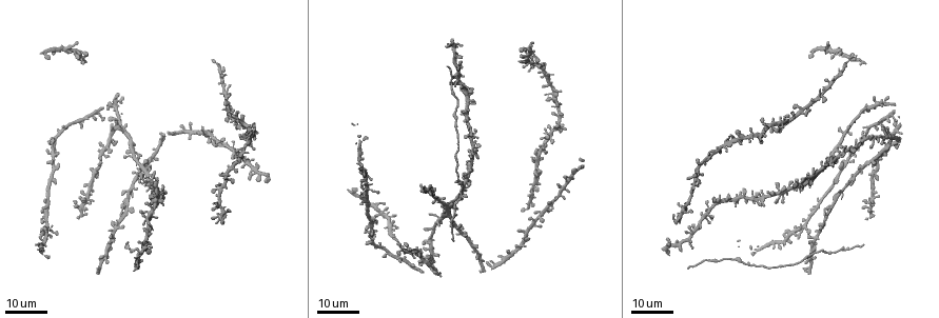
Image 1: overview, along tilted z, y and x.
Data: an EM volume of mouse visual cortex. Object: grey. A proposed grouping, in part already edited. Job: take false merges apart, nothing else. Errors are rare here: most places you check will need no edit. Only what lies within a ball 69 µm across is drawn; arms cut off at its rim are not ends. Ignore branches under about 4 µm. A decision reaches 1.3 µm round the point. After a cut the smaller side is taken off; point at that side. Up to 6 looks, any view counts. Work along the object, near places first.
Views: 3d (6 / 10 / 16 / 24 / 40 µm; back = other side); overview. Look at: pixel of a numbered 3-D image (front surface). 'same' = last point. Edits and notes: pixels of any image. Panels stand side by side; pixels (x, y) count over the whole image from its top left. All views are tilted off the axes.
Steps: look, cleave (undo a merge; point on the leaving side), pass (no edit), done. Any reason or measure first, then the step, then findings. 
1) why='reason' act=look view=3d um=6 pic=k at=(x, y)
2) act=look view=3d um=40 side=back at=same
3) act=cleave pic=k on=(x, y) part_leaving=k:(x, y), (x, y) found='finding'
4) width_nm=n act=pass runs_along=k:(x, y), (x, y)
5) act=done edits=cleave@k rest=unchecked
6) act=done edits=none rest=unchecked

why='four-way junction' act=look view=3d um=16 pic=1 at=(816, 235)

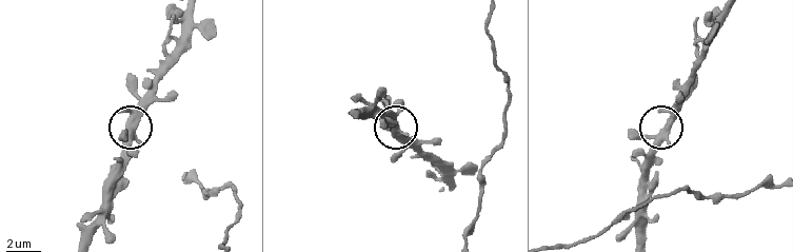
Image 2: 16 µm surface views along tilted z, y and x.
act=look view=3d um=6 pic=2 at=(661, 130)

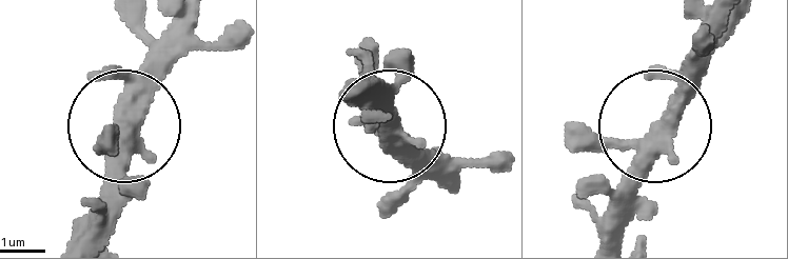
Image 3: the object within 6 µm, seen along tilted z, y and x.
side_arm_um=10 act=pass found='all the same neuron'

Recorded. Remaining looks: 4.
why='three-way junction' act=look view=3d um=24 pic=1 at=(544, 206)

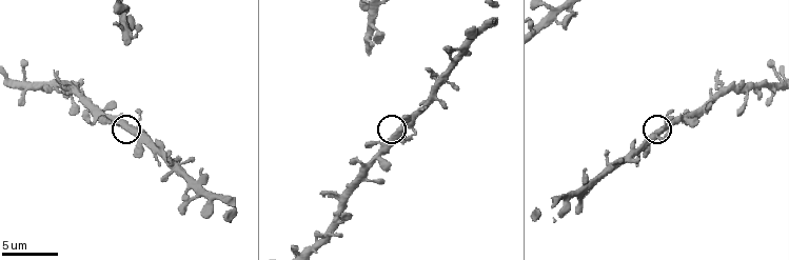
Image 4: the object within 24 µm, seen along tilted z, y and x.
act=look view=3d um=10 pic=4 at=(661, 130)

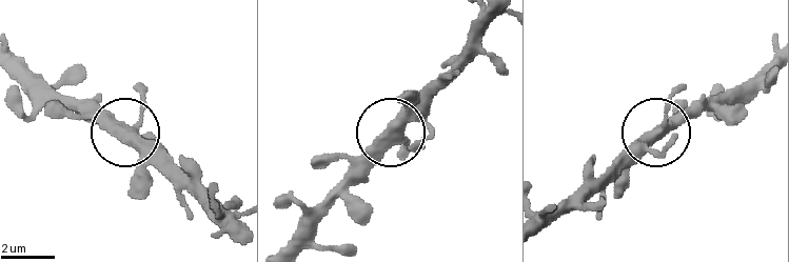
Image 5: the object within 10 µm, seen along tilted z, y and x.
width_nm=370 act=pass runs_along=5:(769, 66), (718, 99), (674, 114), (608, 184) found='all the same neuron'

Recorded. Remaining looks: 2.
act=look view=3d um=16 pic=4 at=(383, 34)

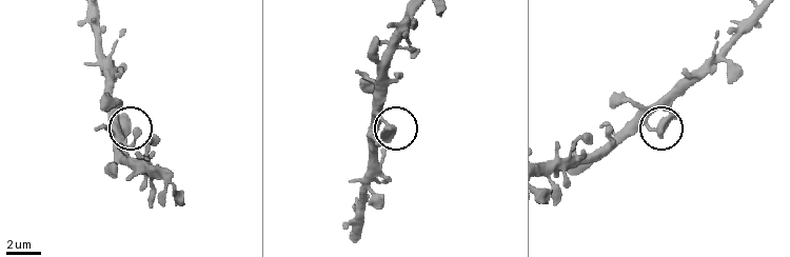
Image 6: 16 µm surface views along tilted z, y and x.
act=pass found='one neuron here'

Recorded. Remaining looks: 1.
act=done edits=none rest=unchecked

